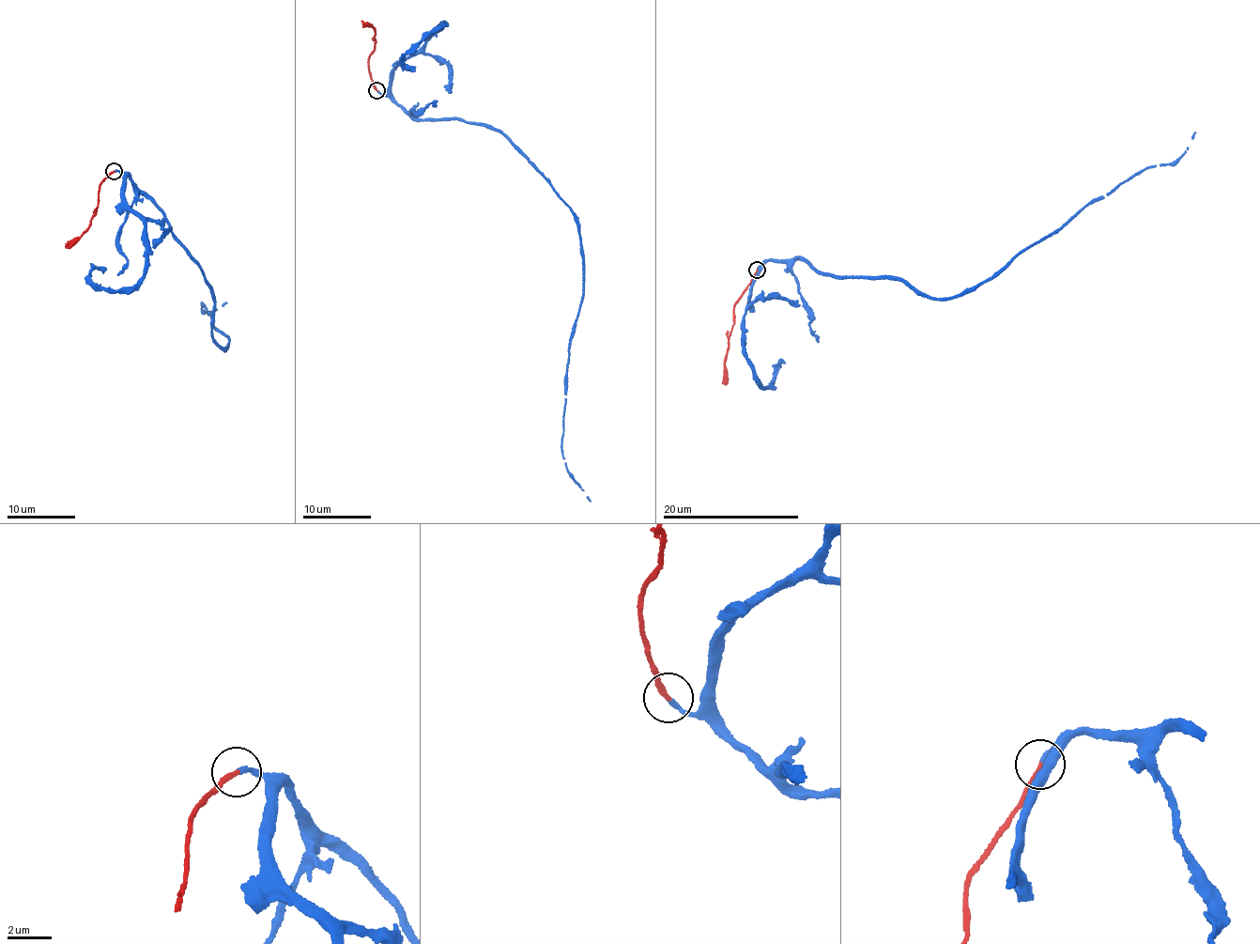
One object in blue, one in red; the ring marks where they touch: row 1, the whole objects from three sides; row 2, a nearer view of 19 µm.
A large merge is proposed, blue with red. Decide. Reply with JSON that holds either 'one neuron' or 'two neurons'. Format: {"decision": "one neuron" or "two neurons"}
{"decision": "one neuron"}

